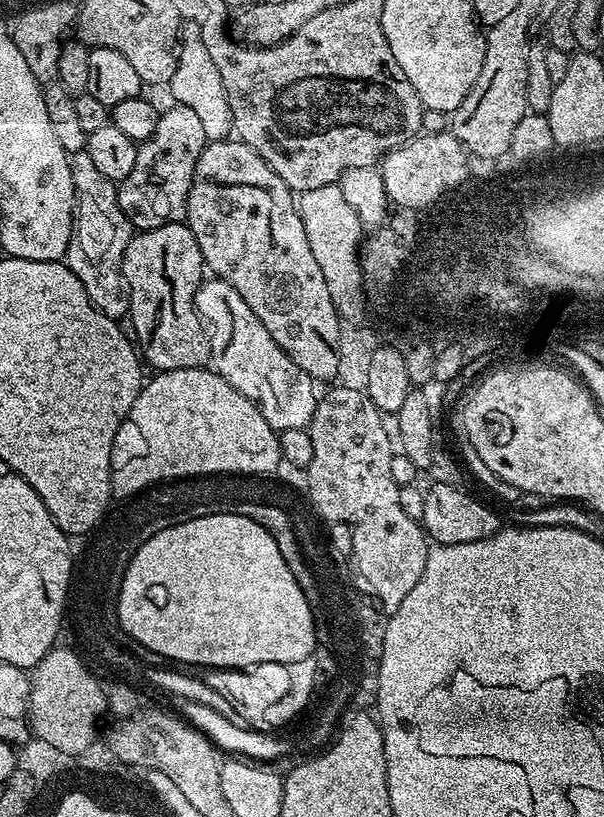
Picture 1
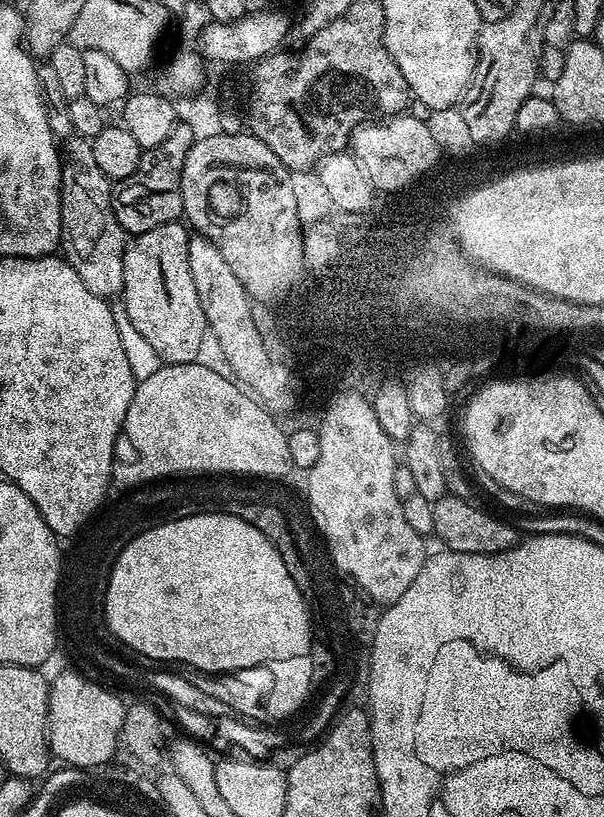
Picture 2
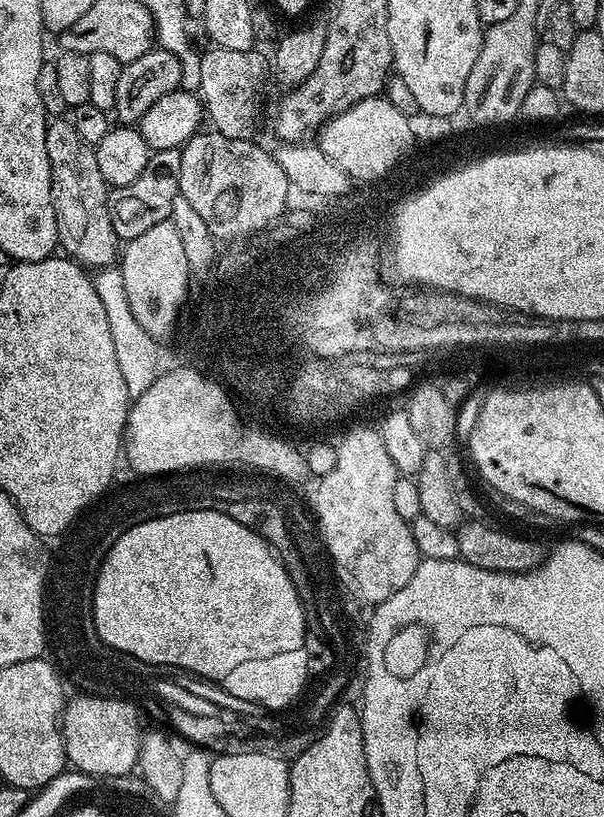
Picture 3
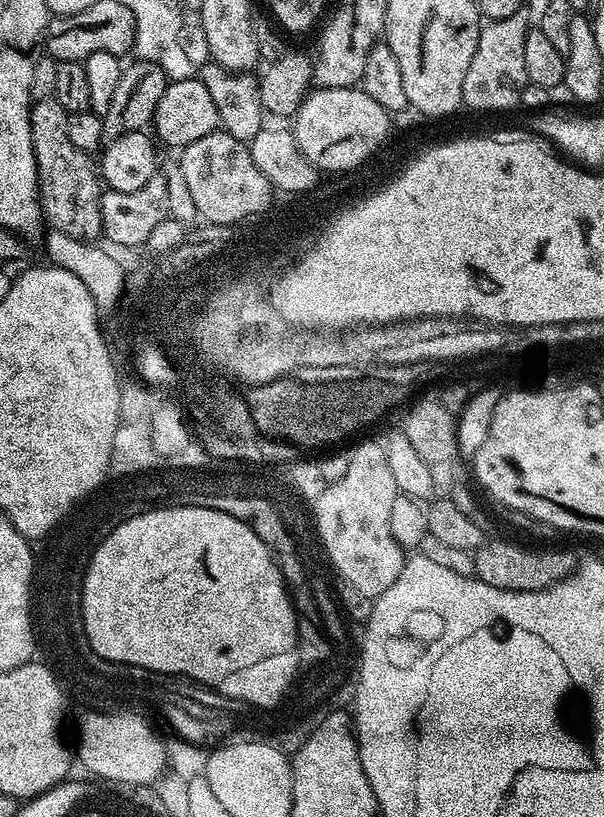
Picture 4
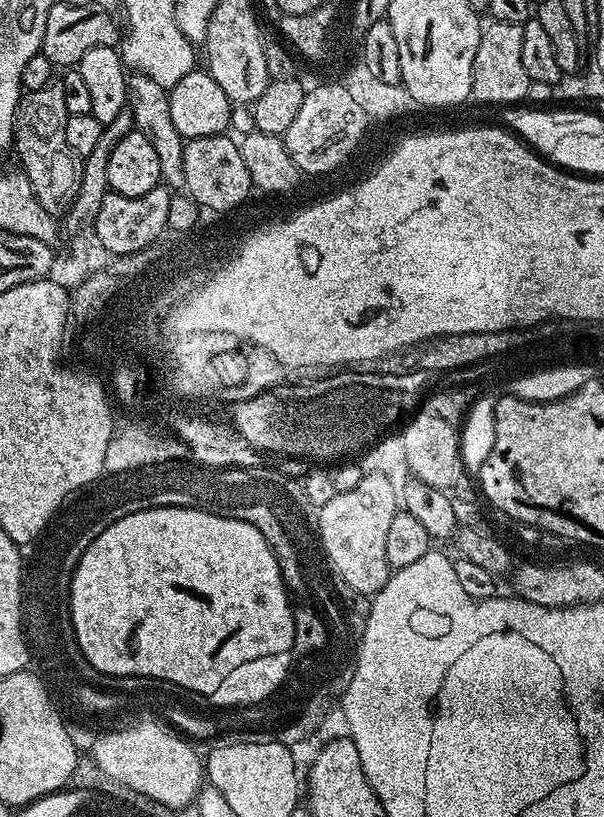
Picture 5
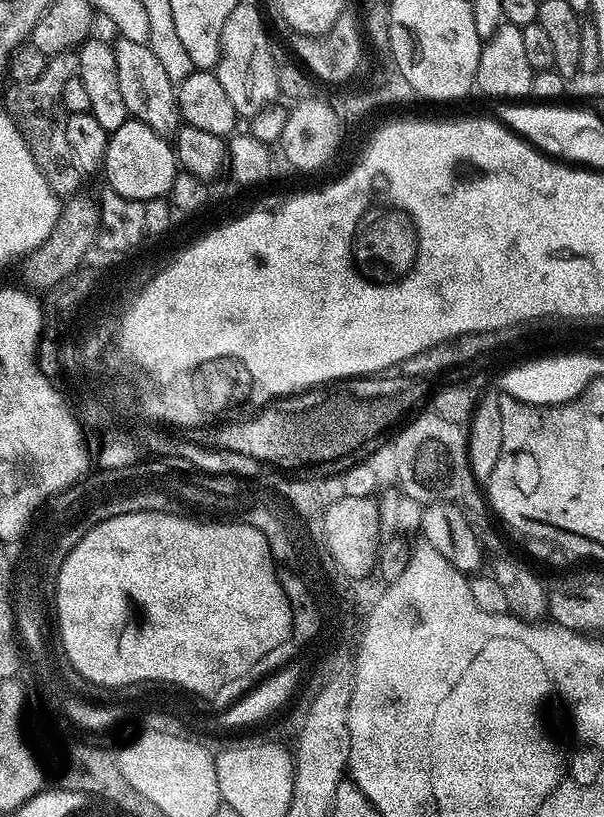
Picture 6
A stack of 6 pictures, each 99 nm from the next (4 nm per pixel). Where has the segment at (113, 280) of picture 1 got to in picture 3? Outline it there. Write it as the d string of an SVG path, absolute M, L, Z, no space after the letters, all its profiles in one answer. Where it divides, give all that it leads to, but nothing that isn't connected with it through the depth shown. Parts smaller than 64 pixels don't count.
M56 118L46 130L46 154L50 158L52 205L59 247L65 248L69 252L65 253L85 269L109 267L118 256L118 237L110 222L110 185L102 178L102 170L98 170L95 147L78 138L78 133L74 131L74 126L70 126L67 118Z

